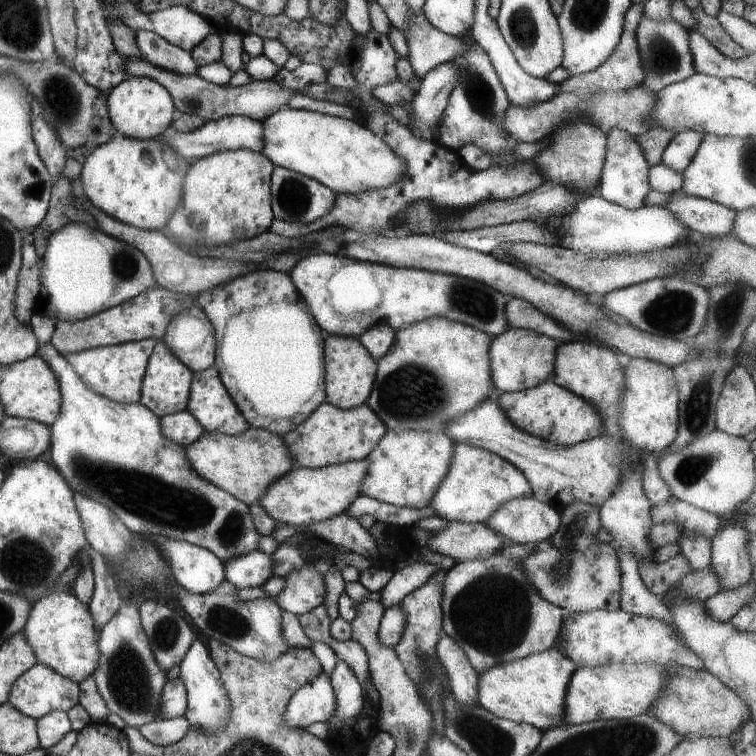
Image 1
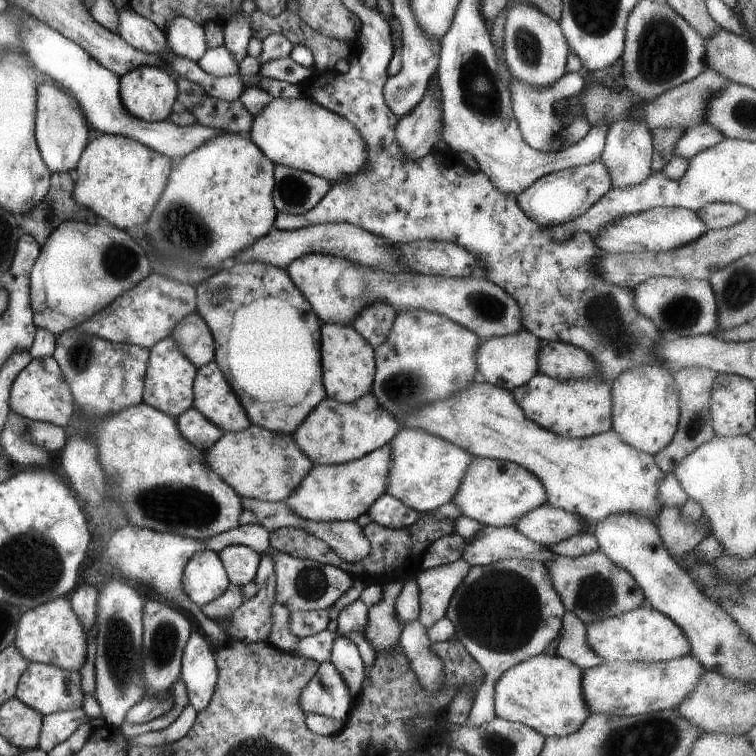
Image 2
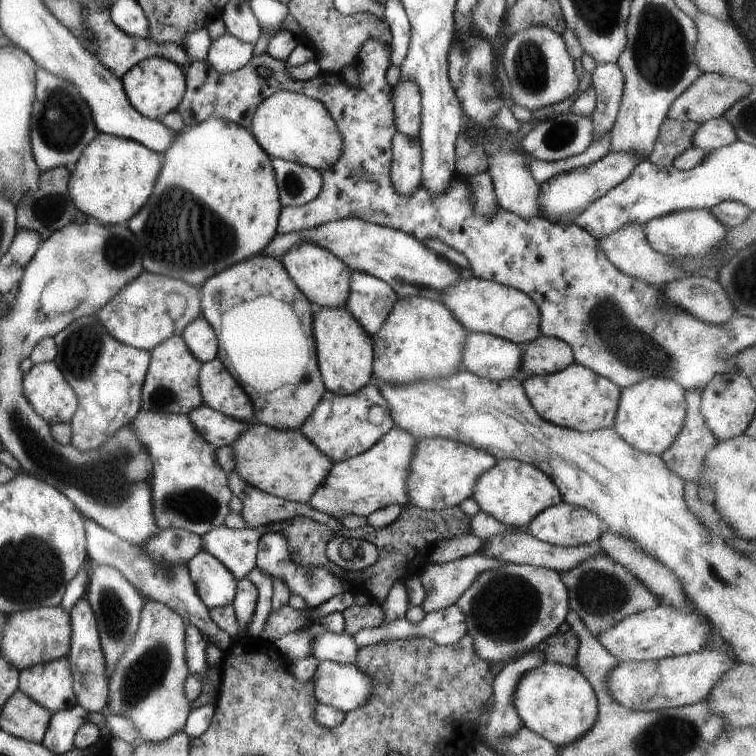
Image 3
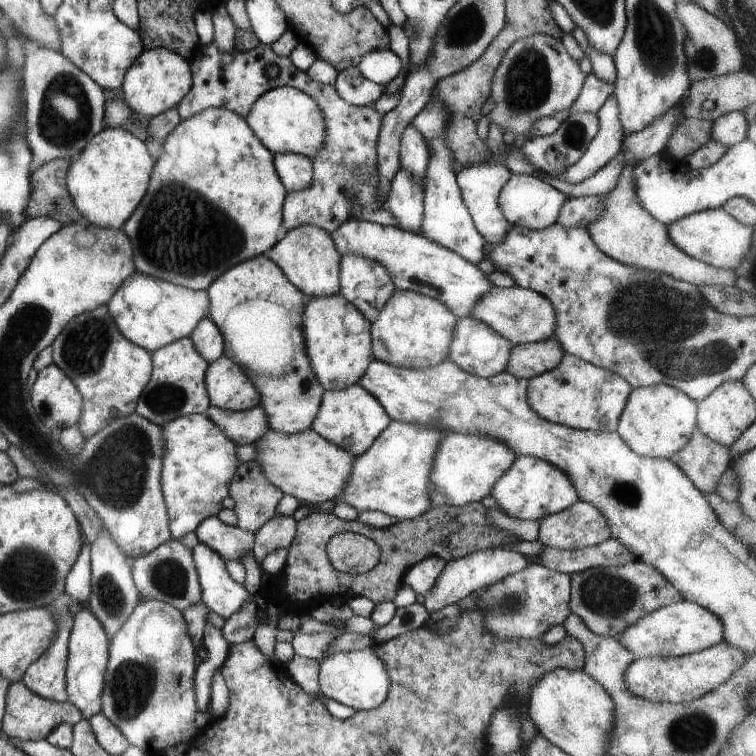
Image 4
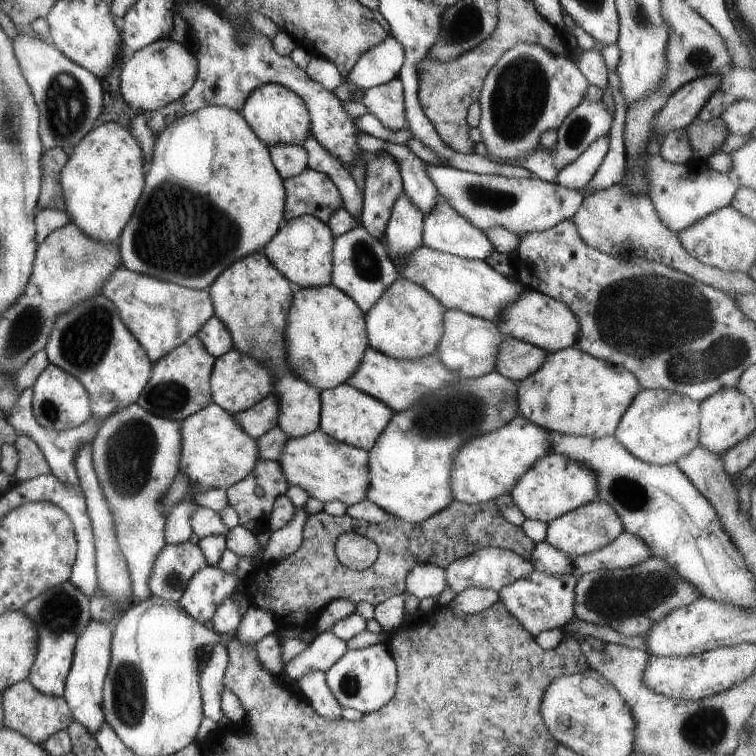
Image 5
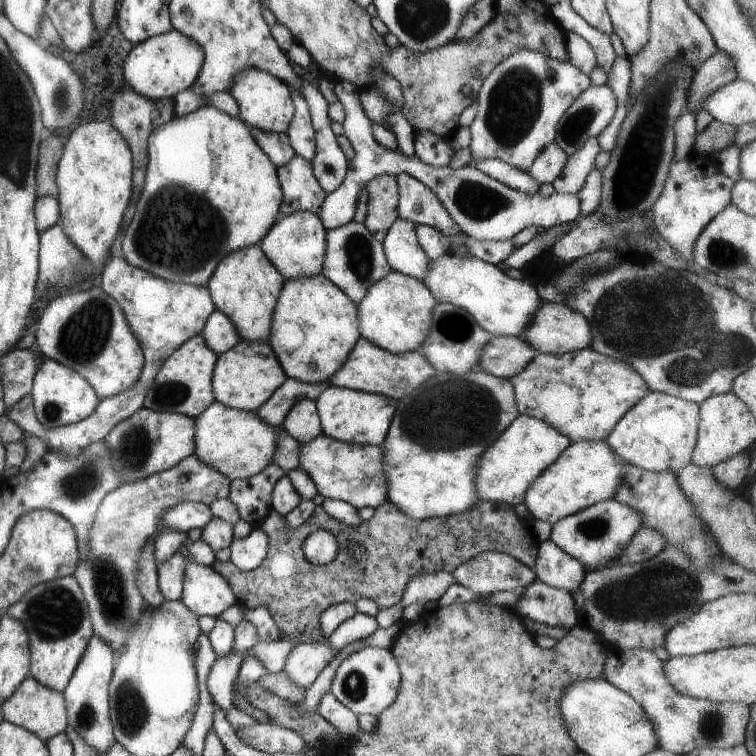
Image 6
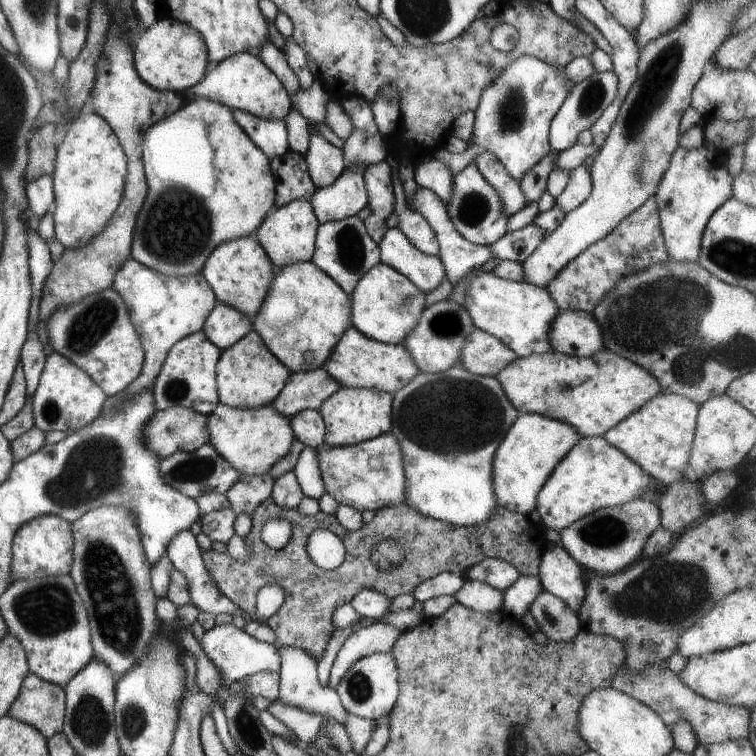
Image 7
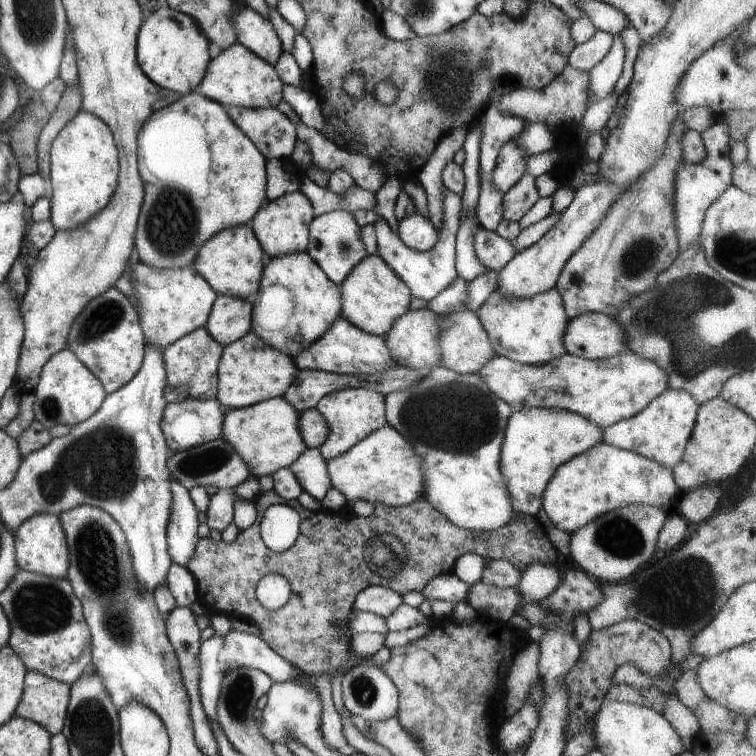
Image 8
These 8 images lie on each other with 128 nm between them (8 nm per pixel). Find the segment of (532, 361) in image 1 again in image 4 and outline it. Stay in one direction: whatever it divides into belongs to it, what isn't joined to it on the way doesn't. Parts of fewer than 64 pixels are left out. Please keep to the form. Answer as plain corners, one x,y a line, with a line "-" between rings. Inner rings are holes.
465,315
457,319
457,324
453,326
453,340
449,343
448,360
467,374
479,378
489,378
505,370
512,345
512,342
497,334
489,326
485,326
483,322
477,322
475,318

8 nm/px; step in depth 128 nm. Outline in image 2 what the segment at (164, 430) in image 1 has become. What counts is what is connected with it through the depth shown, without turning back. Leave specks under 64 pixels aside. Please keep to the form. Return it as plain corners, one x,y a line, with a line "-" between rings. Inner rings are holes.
193,407
175,417
175,424
181,436
202,452
208,450
224,433
219,426
213,426
213,422
203,418

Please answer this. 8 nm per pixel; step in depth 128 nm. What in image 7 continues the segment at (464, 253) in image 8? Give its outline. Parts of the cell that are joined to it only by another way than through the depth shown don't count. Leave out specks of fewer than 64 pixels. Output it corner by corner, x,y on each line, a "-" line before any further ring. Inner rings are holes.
469,162
463,170
451,178
451,200
447,204
447,214
455,230
475,245
489,245
507,233
507,214
501,210
501,202
495,194
495,188
487,184
486,178
482,175
479,163

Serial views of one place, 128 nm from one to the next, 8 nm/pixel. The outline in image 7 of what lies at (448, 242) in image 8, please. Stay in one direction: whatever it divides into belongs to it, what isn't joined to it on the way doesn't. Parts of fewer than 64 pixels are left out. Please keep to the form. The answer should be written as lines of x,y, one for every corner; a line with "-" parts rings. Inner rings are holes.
432,158
427,162
421,162
419,166
413,166
413,168
415,183
431,190
447,207
449,200
451,200
451,194
453,194
452,176
448,167
443,162
-
397,227
385,231
378,248
380,261
406,276
421,292
437,288
446,277
439,257
417,250

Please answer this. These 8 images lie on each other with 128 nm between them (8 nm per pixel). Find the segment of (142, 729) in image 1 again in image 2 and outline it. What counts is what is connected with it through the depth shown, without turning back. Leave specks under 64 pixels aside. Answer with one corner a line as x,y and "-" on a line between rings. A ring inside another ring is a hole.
189,704
183,707
183,711
179,712
177,719
175,722
171,722
167,727
163,729
159,729
156,731
149,731
137,734
136,736
126,736
125,734
121,733
121,736
125,738
125,741
128,743
128,746
131,744
135,745
143,745
143,746
157,746
157,745
165,745
170,744
174,740
181,738
188,730
191,728
191,724
195,722
195,718
197,718
197,711

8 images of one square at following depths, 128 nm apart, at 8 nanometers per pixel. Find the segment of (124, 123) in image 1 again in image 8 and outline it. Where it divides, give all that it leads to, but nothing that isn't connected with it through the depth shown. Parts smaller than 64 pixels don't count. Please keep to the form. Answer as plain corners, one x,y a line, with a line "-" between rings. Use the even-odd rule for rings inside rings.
154,8
141,23
136,38
136,60
142,73
154,85
184,95
195,90
210,61
209,40
193,18
172,8

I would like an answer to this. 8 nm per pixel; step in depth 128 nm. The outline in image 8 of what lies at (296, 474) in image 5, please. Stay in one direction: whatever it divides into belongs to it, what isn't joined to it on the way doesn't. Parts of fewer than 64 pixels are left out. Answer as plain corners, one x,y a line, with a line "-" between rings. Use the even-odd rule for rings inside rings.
385,425
353,444
345,453
326,462
330,484
345,499
365,500
389,507
403,507
423,496
424,470
422,457
413,449
411,442
390,425

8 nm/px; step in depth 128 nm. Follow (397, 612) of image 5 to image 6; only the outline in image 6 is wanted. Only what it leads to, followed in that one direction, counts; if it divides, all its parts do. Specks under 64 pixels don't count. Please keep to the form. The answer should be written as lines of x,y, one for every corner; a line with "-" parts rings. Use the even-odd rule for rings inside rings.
445,571
421,572
421,574
413,576
409,582
406,582
405,590
402,590
402,595
398,602
402,607
406,607
412,602
422,604
427,601
435,602
453,583
451,573

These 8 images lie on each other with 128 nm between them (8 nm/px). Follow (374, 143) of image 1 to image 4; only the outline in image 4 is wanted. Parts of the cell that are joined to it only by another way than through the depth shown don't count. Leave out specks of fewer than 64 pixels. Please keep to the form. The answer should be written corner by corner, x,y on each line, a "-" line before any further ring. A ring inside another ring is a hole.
281,85
260,94
245,119
259,142
272,153
293,153
313,158
325,142
326,123
321,108
307,93
290,86

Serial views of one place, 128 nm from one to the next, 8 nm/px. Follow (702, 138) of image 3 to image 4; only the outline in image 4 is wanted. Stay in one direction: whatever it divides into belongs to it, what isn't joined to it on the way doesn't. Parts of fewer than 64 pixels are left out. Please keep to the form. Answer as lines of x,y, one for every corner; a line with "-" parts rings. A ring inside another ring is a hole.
731,111
713,120
709,136
715,142
728,147
745,139
746,132
747,120
745,120
745,114
741,111

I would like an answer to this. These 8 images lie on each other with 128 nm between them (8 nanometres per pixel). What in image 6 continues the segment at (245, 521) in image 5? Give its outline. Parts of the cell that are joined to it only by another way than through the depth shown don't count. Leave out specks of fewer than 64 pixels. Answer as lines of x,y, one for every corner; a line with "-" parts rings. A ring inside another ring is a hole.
269,462
263,470
249,478
230,481
228,498
237,509
239,517
252,529
259,529
261,520
272,509
273,485
285,473
279,466

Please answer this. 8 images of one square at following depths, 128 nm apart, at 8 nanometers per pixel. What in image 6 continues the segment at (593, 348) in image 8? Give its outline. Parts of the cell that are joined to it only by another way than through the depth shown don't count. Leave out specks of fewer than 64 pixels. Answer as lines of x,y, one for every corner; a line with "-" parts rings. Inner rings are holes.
541,299
541,306
537,306
537,314
529,320
529,326
521,330
521,338
527,341
538,353
562,355
589,347
591,332
584,315
579,314
565,303
547,302

